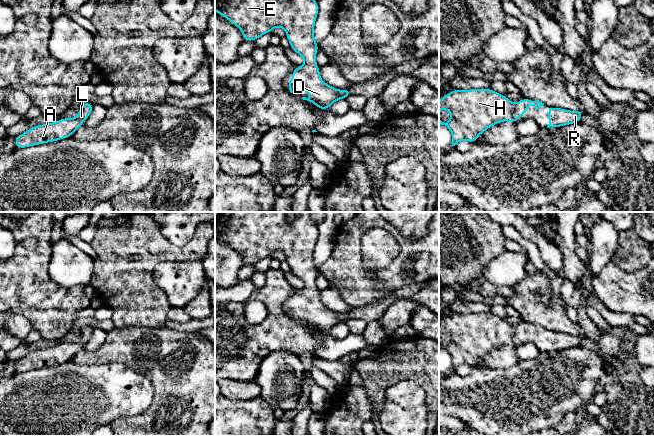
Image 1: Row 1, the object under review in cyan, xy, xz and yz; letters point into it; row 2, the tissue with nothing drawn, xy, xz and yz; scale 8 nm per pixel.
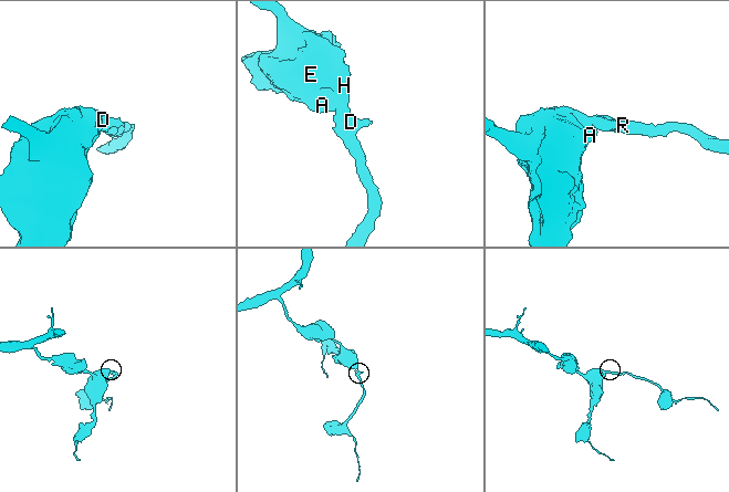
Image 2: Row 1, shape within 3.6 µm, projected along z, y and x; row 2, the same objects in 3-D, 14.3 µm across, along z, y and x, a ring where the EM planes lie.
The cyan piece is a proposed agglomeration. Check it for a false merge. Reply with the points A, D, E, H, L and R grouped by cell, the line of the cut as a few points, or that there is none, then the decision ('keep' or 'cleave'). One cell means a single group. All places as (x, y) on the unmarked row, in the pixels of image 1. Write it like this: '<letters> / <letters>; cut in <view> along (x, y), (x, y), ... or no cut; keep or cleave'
A D E H L R; no cut; keep

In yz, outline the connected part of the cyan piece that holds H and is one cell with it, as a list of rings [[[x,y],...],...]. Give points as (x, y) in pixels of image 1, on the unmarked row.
[[[489,313],[452,314],[439,325],[439,335],[451,336],[451,343],[444,347],[439,343],[439,349],[445,349],[452,357],[452,370],[460,365],[469,365],[472,368],[478,360],[489,353],[492,349],[502,345],[515,347],[521,339],[525,339],[529,329],[536,333],[544,327],[531,323],[521,323],[518,328],[512,327],[506,320]]]

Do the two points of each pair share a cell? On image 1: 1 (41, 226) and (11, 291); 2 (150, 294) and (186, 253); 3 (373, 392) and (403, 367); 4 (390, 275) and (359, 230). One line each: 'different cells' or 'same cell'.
1: same cell
2: same cell
3: same cell
4: same cell

